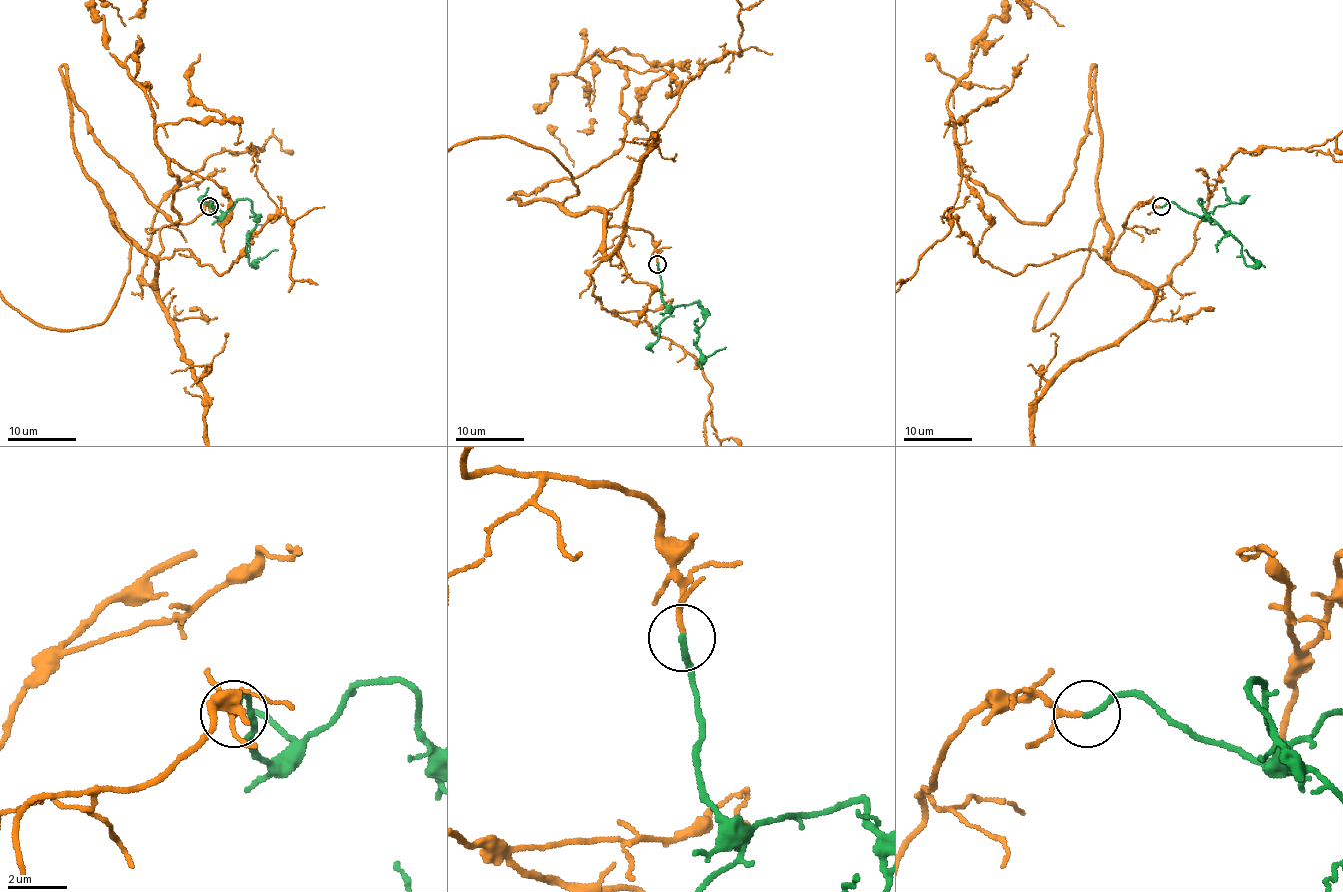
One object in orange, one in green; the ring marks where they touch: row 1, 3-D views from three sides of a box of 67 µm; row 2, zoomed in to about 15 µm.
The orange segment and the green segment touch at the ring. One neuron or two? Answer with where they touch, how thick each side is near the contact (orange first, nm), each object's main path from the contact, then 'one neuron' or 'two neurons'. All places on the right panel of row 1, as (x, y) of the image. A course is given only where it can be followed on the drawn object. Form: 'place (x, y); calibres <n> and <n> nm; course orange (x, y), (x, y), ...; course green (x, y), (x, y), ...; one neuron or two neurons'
place (1161, 206); calibres 130 and 200 nm; course green (1161, 207), (1174, 202), (1202, 217), (1202, 200), (1210, 217), (1241, 244), (1244, 262), (1253, 265), (1244, 250); one neuron

